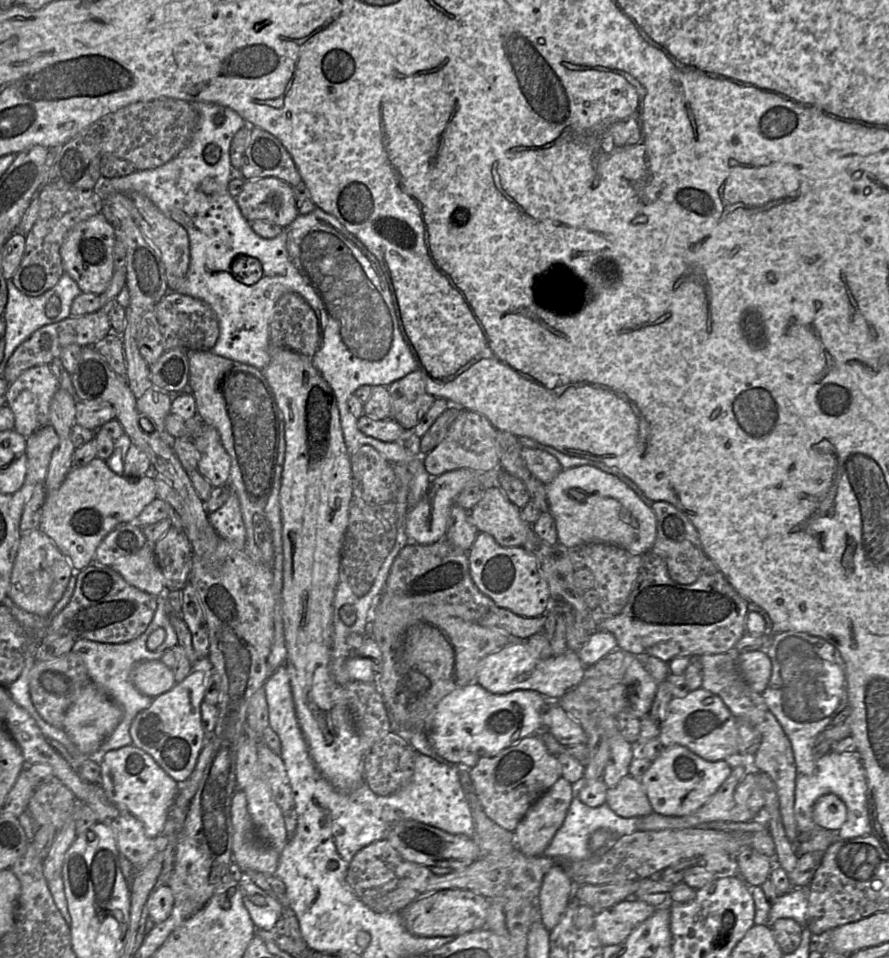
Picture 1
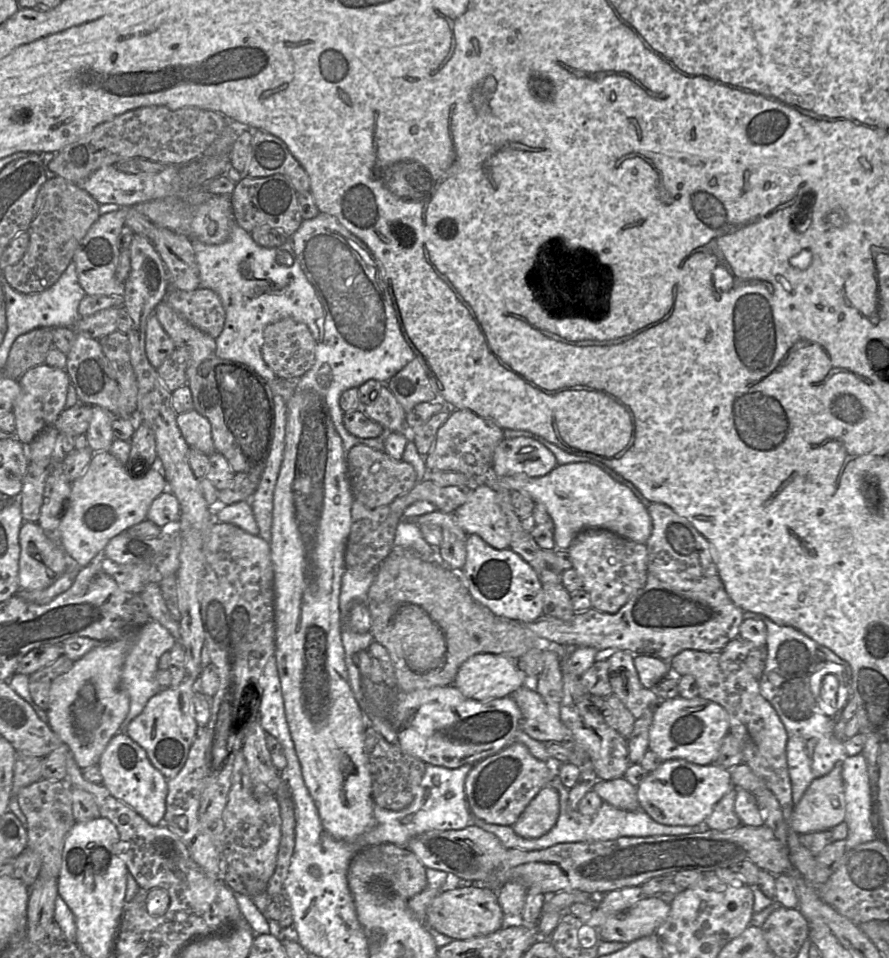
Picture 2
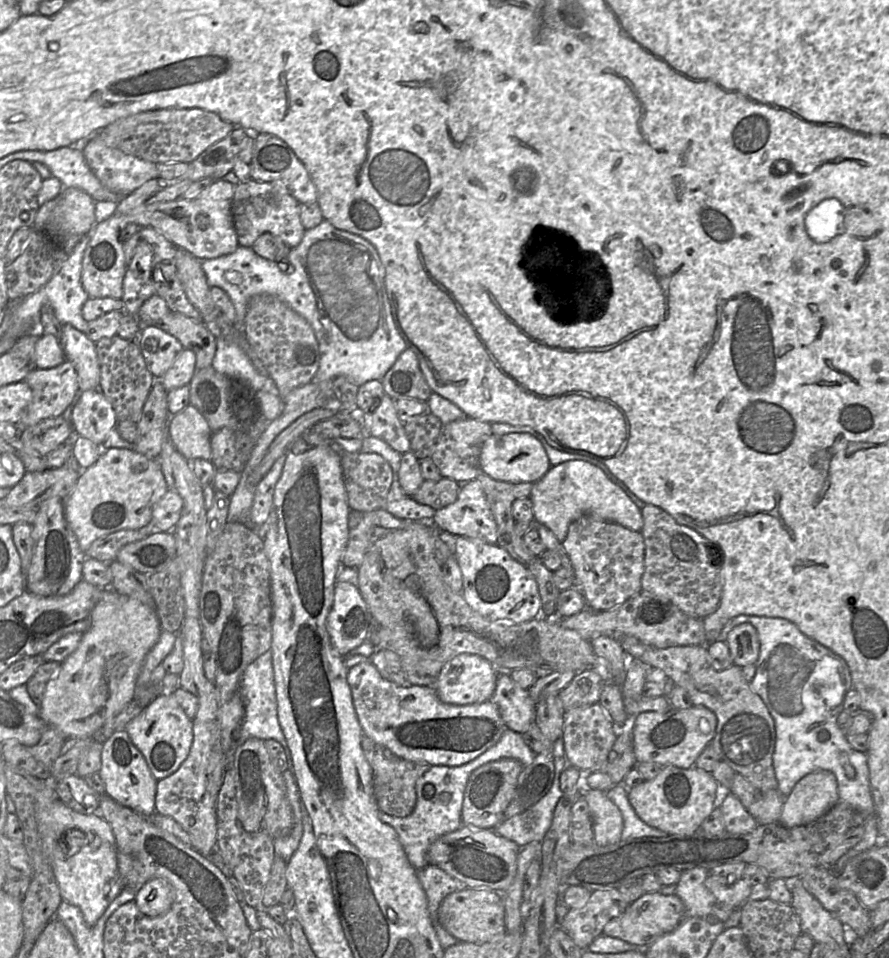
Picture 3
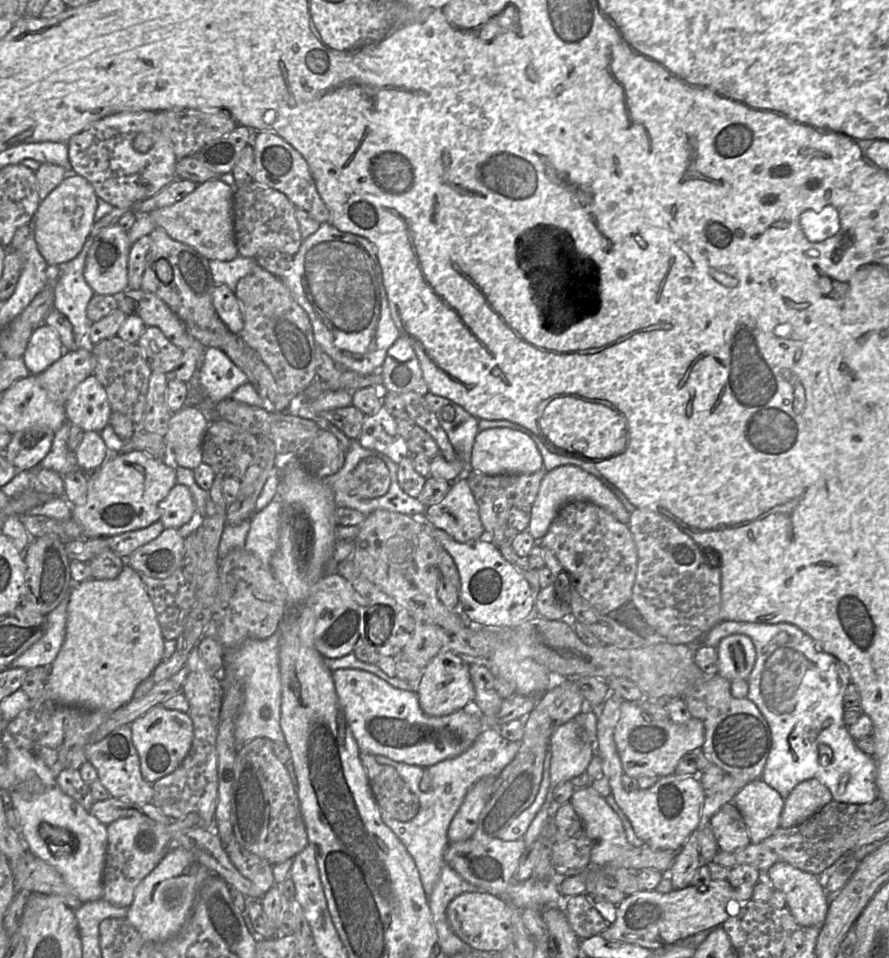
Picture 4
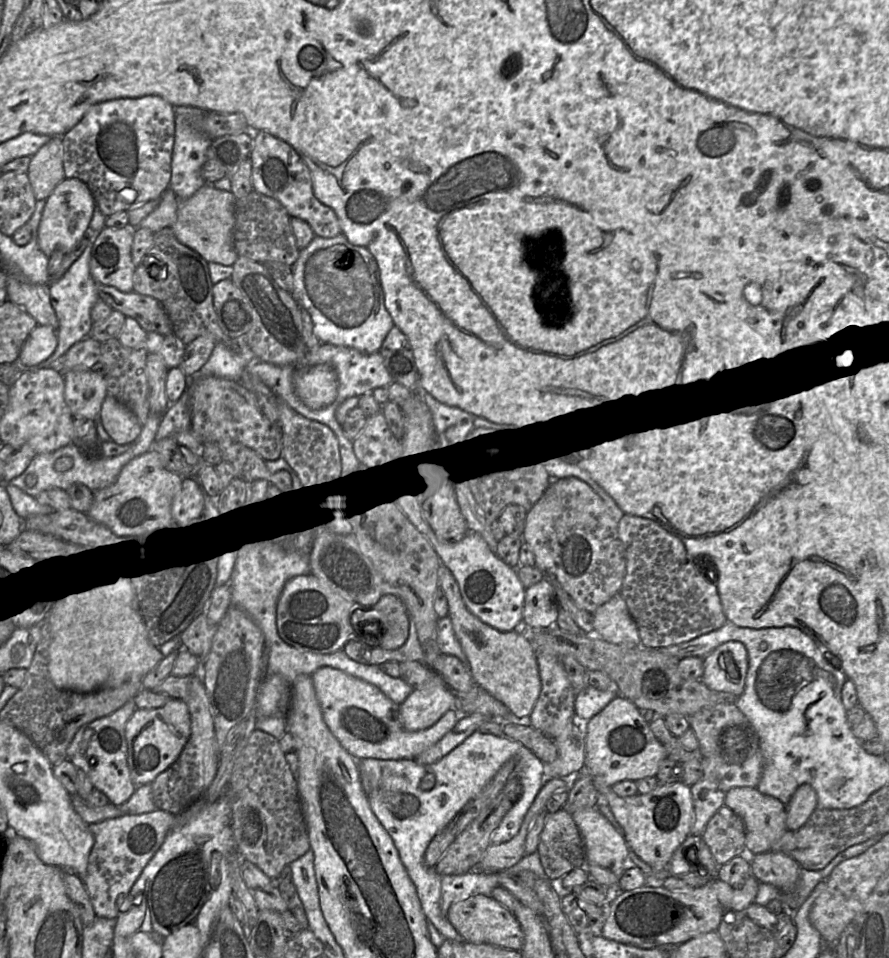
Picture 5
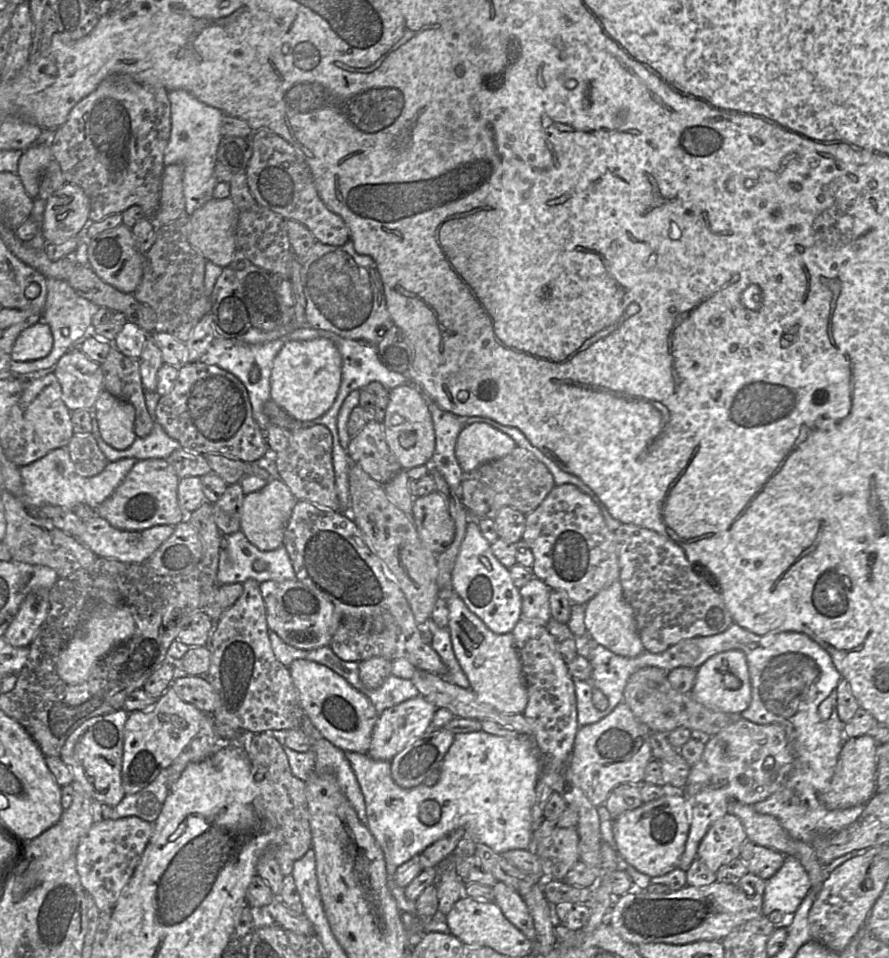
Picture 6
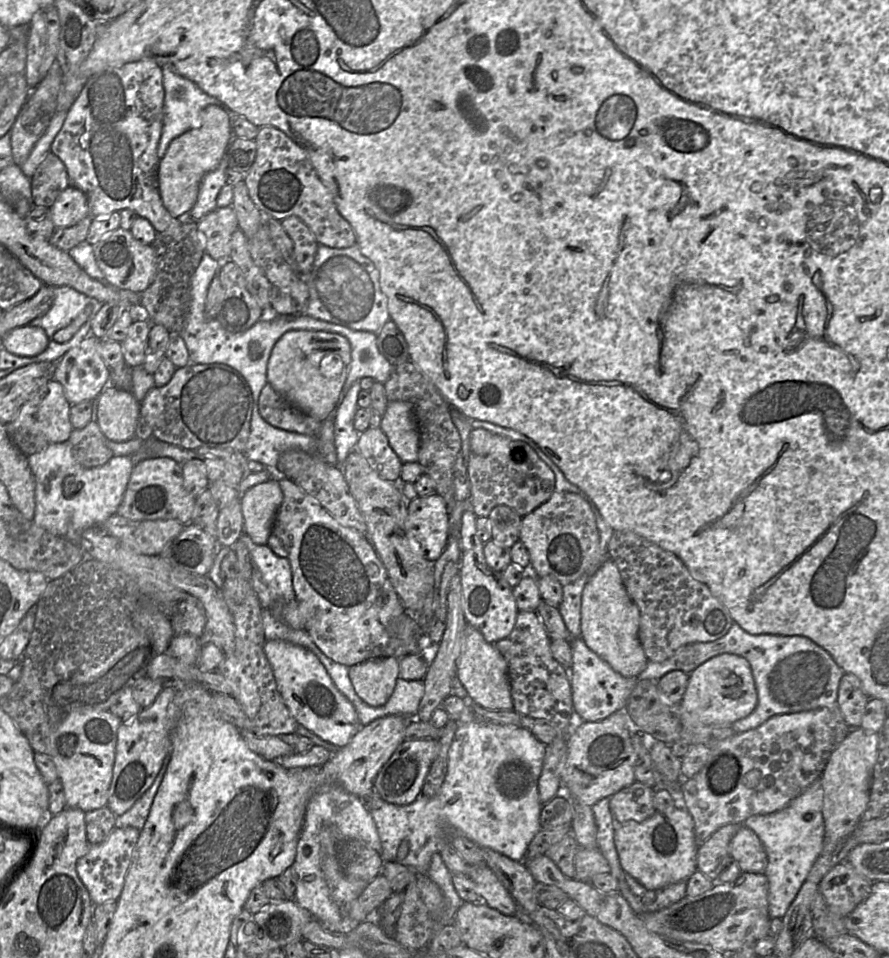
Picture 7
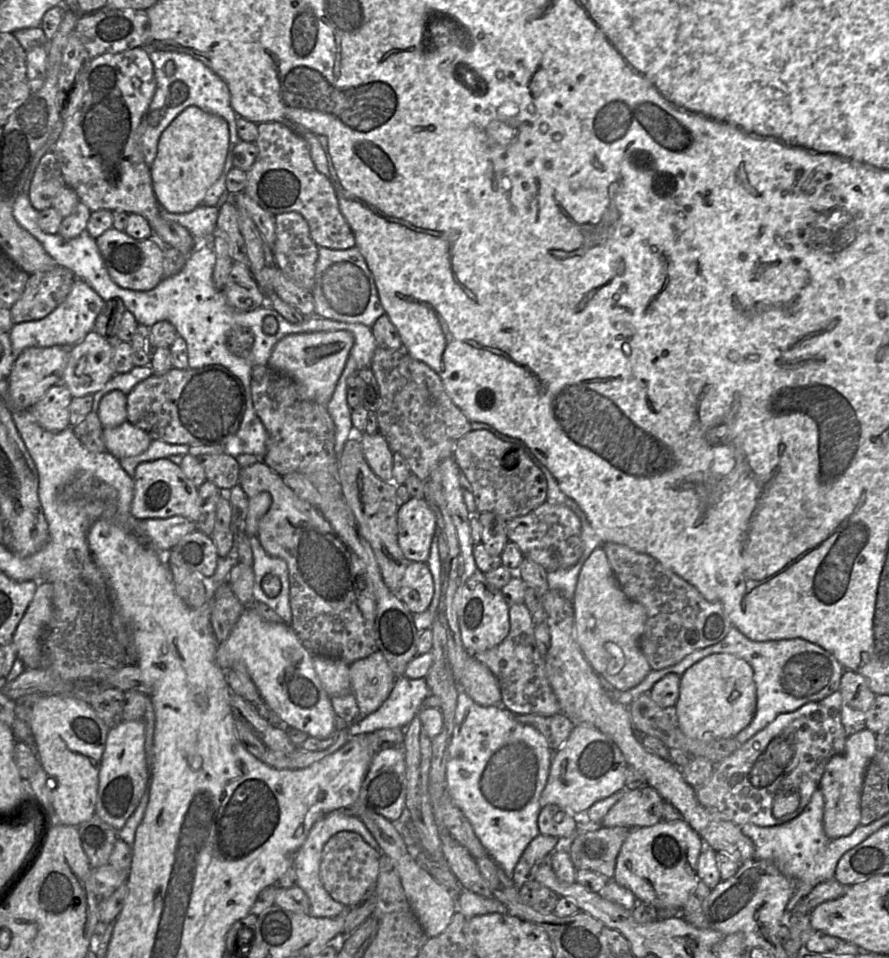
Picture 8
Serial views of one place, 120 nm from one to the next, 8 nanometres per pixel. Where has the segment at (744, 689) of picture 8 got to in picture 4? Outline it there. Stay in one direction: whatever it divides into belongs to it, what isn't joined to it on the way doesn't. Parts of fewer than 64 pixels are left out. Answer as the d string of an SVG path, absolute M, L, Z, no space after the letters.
M731 634L719 642L718 675L733 681L747 680L756 660L756 651L750 637L745 634Z

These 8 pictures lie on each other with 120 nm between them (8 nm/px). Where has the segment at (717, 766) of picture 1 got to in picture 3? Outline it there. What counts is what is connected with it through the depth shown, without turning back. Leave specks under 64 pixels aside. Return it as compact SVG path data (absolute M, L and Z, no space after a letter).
M666 766L653 780L644 781L627 792L631 806L648 826L667 835L691 835L713 811L718 787L712 774L702 769Z

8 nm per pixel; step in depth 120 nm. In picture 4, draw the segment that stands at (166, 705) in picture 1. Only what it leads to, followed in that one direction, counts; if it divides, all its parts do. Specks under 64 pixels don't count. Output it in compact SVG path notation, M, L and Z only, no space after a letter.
M158 704L131 725L132 742L140 759L143 778L153 784L158 779L172 773L187 756L193 741L193 722L186 712L166 709Z

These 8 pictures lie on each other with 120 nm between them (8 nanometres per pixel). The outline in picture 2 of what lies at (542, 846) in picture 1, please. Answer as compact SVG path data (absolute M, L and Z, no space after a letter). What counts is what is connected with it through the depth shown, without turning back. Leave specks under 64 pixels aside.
M546 786L528 804L511 827L523 838L540 838L555 826L559 814L559 793L555 788Z

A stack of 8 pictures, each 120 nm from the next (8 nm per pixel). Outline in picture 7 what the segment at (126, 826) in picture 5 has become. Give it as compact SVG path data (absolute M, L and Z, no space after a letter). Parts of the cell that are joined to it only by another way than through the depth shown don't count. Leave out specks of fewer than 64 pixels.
M115 827L106 840L90 845L87 854L76 864L76 870L85 885L94 905L118 900L133 861L133 853L140 836L140 830L134 827Z

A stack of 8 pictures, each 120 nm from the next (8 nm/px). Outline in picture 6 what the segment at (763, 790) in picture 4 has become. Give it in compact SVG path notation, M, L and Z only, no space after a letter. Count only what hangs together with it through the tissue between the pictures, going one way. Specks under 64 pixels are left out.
M731 799L727 812L740 819L747 839L752 843L796 857L809 875L812 890L819 892L824 881L824 868L811 844L792 838L775 817L757 813L752 805Z

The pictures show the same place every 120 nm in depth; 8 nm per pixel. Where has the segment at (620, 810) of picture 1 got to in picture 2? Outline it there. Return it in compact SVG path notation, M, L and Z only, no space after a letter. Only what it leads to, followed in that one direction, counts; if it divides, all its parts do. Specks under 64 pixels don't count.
M624 778L609 781L599 780L592 789L603 802L624 811L641 810L637 797L637 787Z

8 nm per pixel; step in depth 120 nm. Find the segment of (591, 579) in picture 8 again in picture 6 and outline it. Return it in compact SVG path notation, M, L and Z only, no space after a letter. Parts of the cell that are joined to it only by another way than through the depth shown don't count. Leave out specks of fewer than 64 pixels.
M620 580L601 590L585 604L584 623L588 635L616 655L632 658L645 651L638 633L634 609L624 597Z

